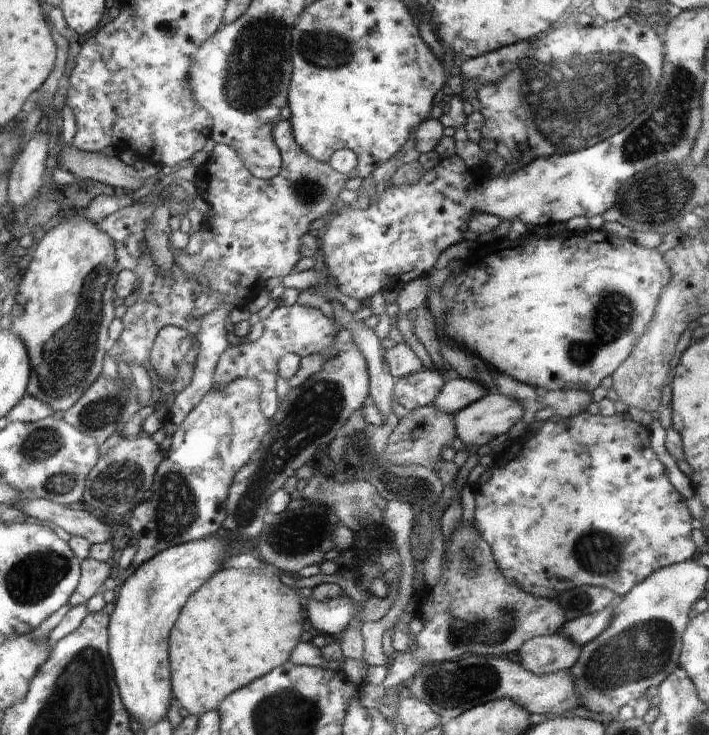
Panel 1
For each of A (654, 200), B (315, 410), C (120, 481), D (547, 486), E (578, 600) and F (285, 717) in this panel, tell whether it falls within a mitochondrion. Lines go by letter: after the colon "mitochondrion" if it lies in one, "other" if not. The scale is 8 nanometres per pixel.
A: mitochondrion
B: mitochondrion
C: mitochondrion
D: other
E: mitochondrion
F: mitochondrion

